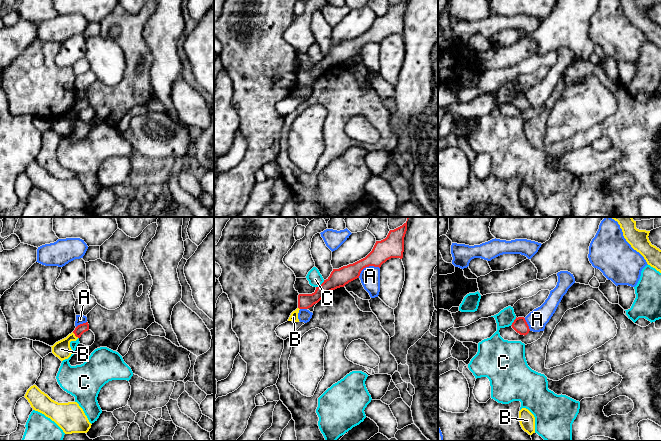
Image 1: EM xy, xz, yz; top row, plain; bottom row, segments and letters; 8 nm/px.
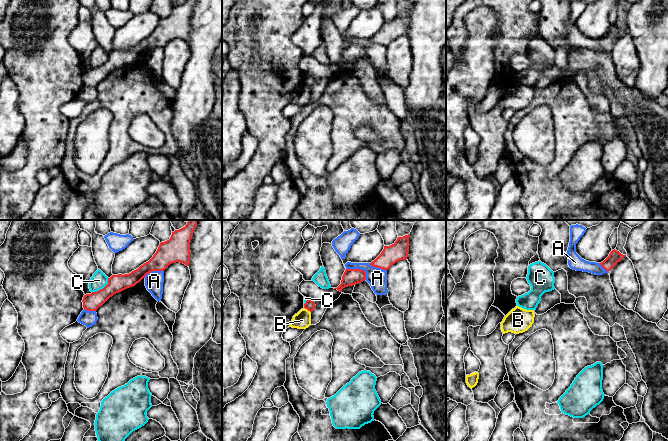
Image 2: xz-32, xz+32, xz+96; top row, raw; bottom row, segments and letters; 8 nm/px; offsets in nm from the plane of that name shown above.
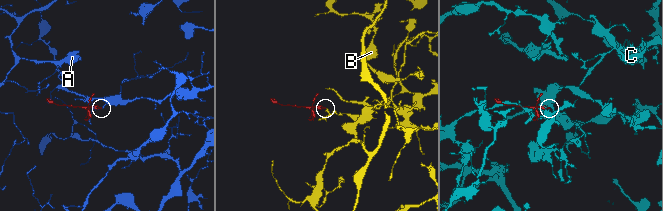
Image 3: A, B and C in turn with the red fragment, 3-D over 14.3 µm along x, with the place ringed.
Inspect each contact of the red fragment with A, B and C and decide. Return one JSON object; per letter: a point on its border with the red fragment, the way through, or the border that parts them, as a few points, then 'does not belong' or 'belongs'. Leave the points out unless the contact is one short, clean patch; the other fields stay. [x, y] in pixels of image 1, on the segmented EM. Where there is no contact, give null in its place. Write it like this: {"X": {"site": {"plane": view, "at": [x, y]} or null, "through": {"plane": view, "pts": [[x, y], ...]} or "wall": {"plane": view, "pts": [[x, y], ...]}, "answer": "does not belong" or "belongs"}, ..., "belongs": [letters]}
{"A": {"site": {"plane": "xz", "at": [367, 266]}, "answer": "does not belong"}, "B": {"site": {"plane": "xy", "at": [75, 335]}, "wall": {"plane": "xy", "pts": [[72, 332], [78, 337]]}, "answer": "does not belong"}, "C": {"site": {"plane": "xz", "at": [321, 284]}, "answer": "does not belong"}, "belongs": []}

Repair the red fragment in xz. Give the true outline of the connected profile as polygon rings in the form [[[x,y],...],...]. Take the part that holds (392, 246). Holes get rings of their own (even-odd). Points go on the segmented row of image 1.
[[[407,221],[400,227],[390,230],[387,237],[376,241],[372,251],[363,259],[333,269],[330,276],[316,287],[312,294],[298,295],[298,308],[308,309],[318,303],[328,292],[344,287],[349,282],[359,278],[361,271],[369,266],[381,267],[383,263],[391,258],[403,258],[404,237],[407,231]]]

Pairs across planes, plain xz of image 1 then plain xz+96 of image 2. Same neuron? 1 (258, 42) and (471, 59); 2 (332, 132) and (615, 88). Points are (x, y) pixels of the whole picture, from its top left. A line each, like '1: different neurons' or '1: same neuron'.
1: different neurons
2: different neurons

